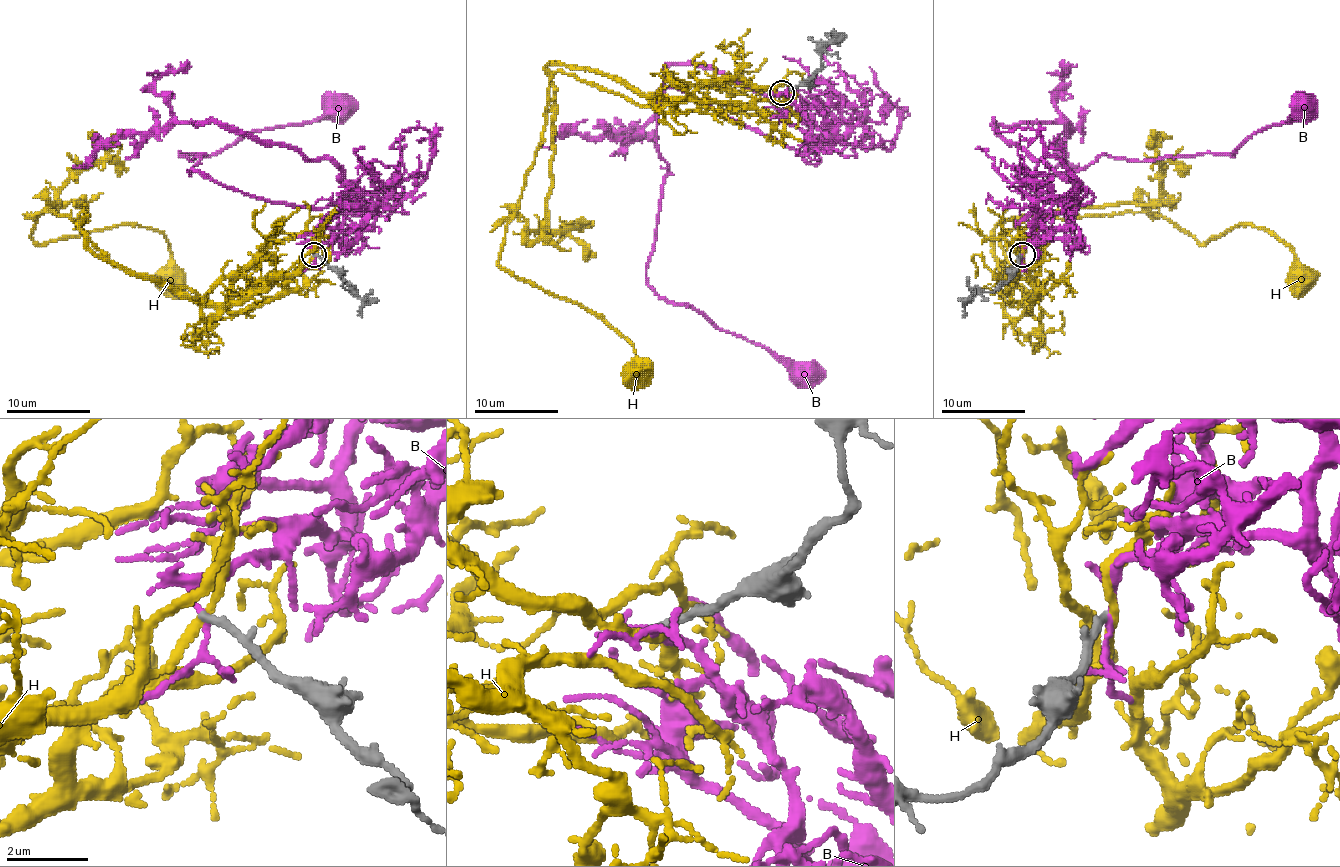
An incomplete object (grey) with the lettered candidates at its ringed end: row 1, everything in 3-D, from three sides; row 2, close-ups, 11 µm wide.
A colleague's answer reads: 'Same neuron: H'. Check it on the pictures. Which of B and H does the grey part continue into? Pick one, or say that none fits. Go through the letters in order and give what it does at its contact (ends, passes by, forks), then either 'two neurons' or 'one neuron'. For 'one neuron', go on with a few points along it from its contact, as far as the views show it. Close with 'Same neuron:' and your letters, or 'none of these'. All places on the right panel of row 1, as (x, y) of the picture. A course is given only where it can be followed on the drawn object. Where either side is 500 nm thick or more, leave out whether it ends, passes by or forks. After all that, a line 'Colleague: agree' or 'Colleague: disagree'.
B: it forks there; two neurons
H: it passes by; two neurons
Same neuron: none of these
Colleague: disagree

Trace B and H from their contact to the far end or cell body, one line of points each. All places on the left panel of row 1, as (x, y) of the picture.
B: (315, 254), (343, 237), (351, 188), (296, 207), (189, 176), (199, 155), (178, 153), (216, 155), (357, 102)
H: (315, 254), (210, 302), (115, 264), (77, 218), (37, 218), (45, 243), (151, 226), (170, 277)

